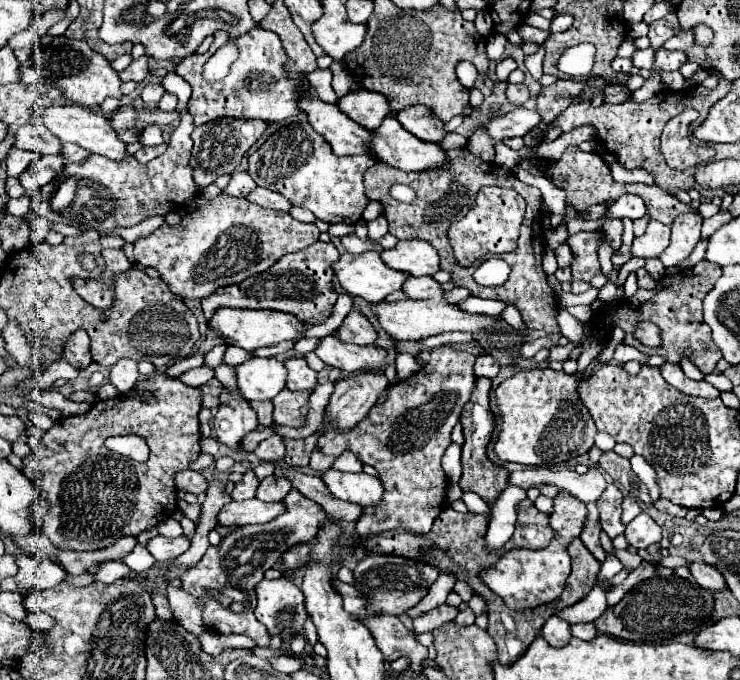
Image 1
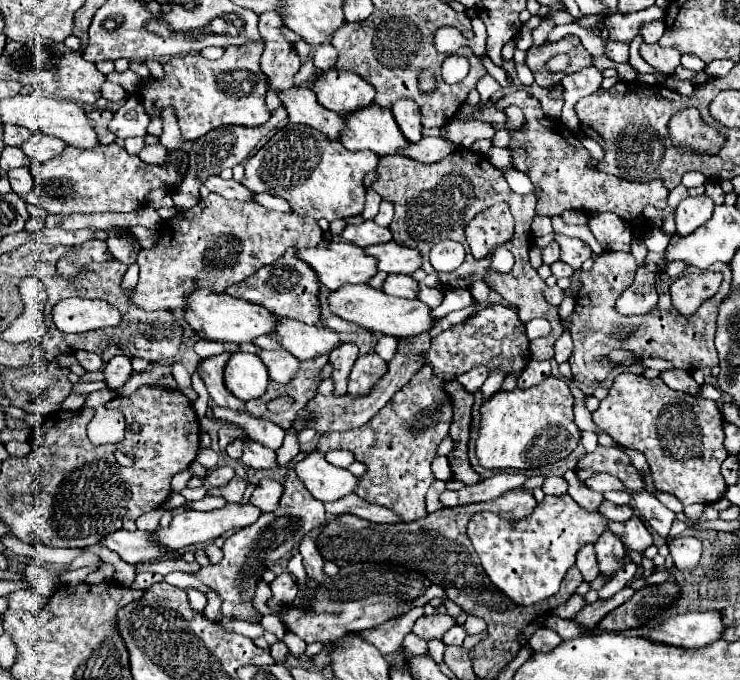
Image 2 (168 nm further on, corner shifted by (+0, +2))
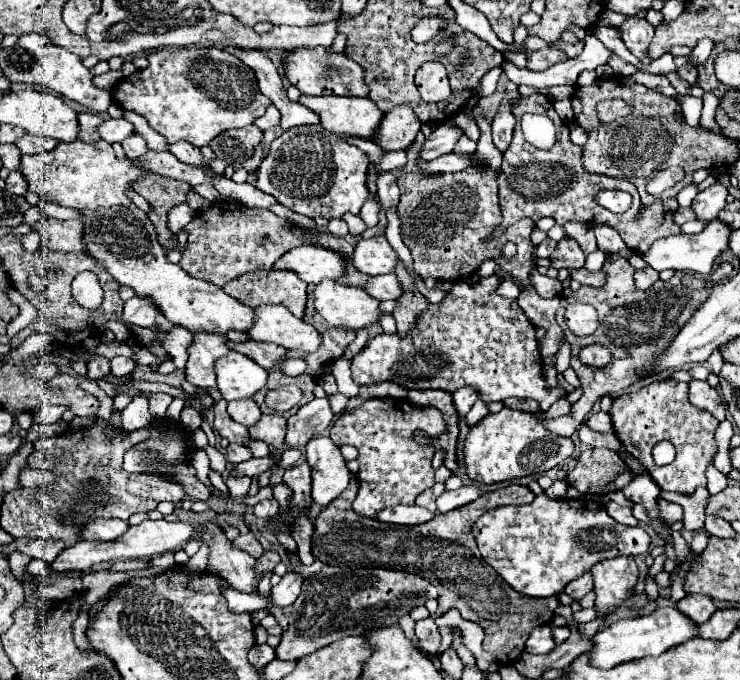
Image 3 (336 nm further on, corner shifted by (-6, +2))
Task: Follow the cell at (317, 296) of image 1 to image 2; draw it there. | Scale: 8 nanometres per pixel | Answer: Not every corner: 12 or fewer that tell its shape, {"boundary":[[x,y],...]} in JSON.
{"boundary":[[291,248],[227,294],[321,322],[317,272]]}

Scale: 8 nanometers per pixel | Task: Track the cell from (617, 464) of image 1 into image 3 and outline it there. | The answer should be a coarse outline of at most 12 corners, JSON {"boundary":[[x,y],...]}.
{"boundary":[[587,448],[567,482],[609,494],[633,476],[617,452]]}

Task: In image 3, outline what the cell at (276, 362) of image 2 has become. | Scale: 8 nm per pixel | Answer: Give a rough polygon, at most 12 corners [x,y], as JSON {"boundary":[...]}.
{"boundary":[[255,340],[227,342],[229,350],[249,356],[271,370],[287,354],[285,348]]}

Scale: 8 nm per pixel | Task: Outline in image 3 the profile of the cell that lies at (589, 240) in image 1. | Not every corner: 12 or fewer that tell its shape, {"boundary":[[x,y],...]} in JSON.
{"boundary":[[561,240],[549,256],[551,266],[583,268],[577,240]]}

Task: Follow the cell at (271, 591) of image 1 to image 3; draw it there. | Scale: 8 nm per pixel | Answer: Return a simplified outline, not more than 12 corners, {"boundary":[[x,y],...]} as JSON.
{"boundary":[[287,572],[271,590],[271,604],[285,608],[301,592],[303,578]]}

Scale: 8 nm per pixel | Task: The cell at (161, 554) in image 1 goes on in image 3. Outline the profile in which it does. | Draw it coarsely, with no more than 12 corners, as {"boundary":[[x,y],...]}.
{"boundary":[[91,520],[79,540],[115,540],[127,530],[123,520]]}

